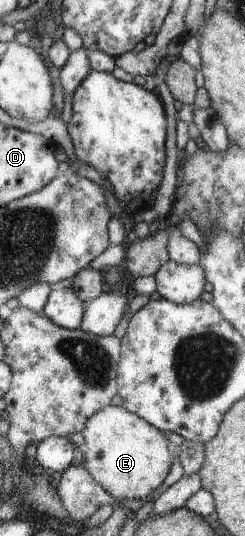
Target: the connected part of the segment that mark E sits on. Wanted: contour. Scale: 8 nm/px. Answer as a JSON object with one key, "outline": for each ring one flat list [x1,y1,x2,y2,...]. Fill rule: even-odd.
{"outline":[[105,406,85,422,80,431,83,437,82,458,88,474,113,499,141,500,157,488,167,476,171,456,165,448,165,438,156,427,119,406]]}

